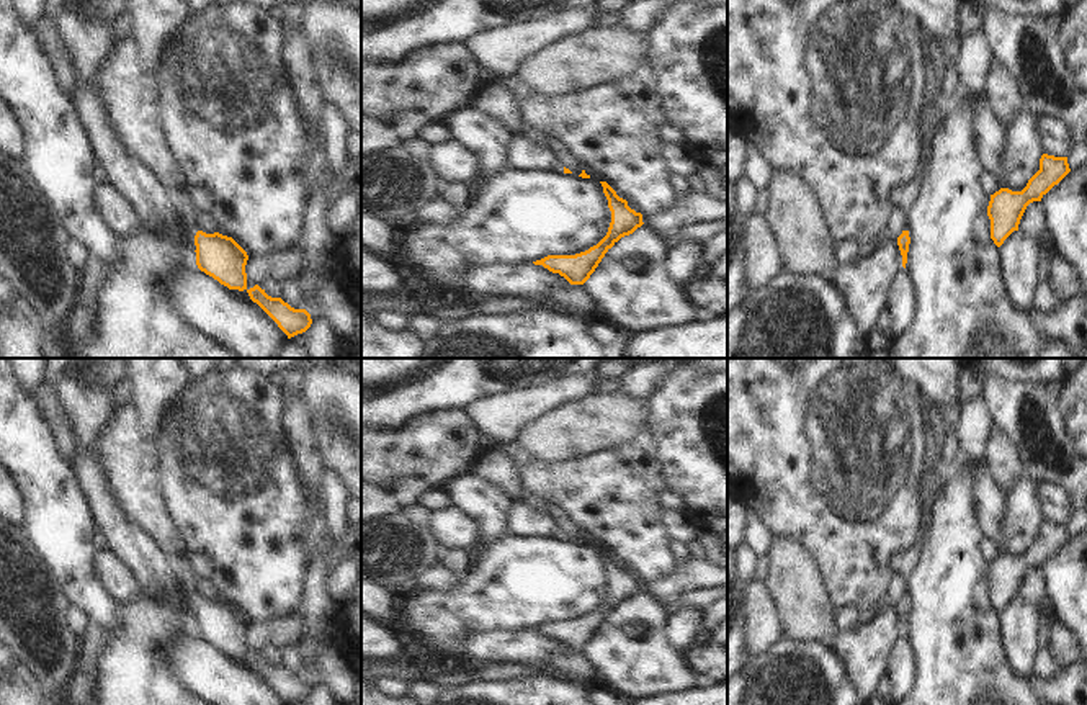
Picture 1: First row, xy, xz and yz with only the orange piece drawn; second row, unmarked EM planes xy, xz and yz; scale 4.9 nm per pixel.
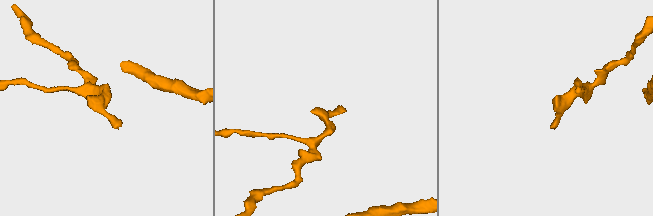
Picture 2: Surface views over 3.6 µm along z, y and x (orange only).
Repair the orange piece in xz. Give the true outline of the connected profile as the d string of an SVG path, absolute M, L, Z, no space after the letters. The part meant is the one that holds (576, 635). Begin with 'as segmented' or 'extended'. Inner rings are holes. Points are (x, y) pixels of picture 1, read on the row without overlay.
as segmented | M600 548L603 559L608 566L611 577L611 589L606 602L593 613L575 622L548 622L541 626L533 628L543 631L552 640L559 640L570 651L584 651L595 638L605 620L624 602L633 600L641 594L642 581L636 579L628 573L628 568L620 564L616 558L606 550Z

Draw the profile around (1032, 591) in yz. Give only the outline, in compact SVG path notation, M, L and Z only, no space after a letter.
M1033 568L1027 573L1018 597L1035 607L1046 604L1046 582L1041 568Z

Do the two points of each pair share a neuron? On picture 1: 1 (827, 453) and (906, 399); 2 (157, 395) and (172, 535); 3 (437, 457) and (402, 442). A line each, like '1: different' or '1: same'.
1: same
2: same
3: same

